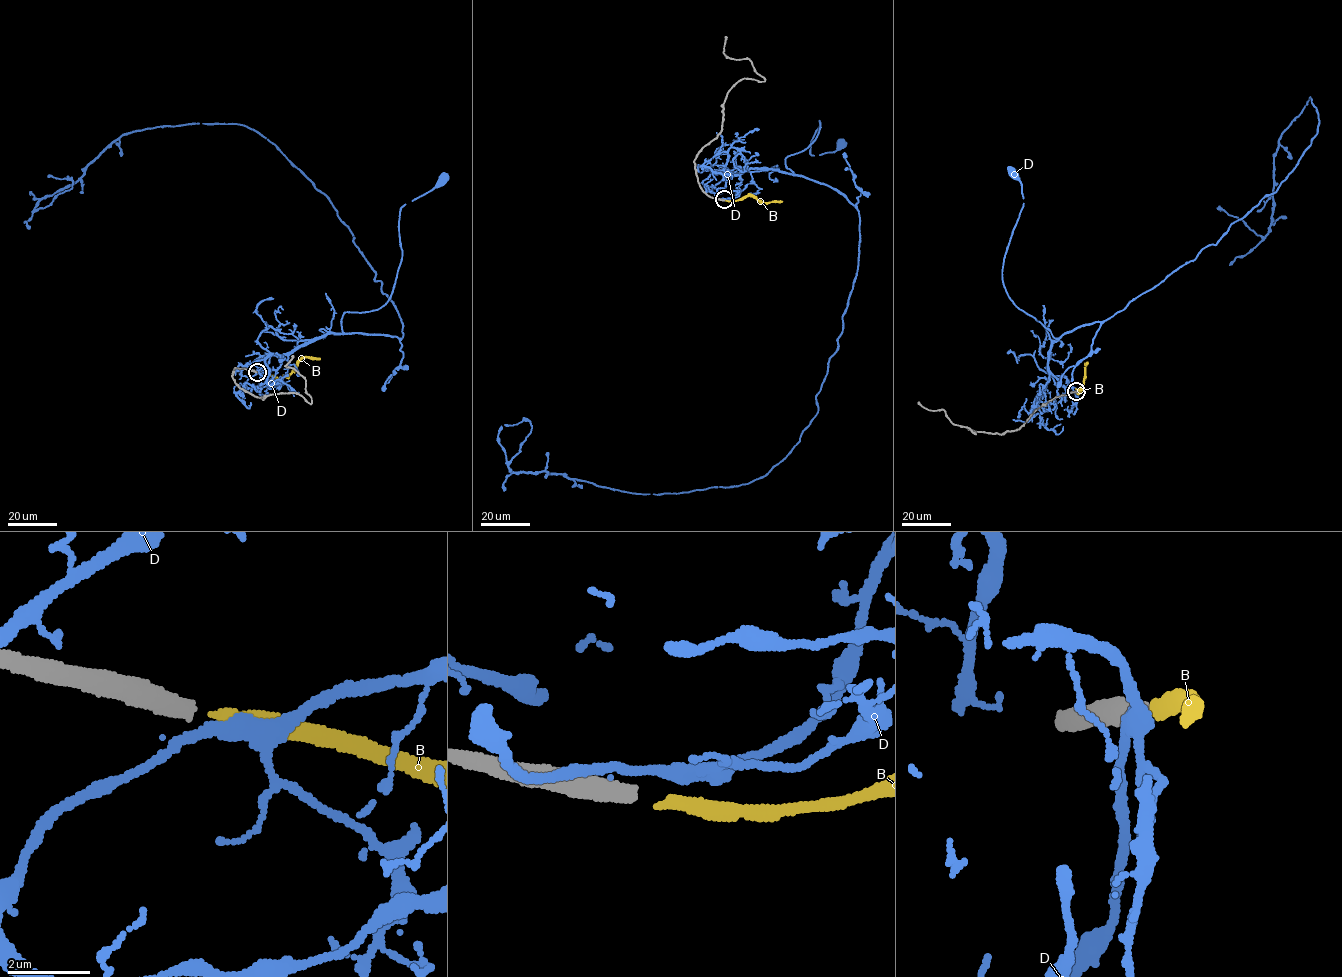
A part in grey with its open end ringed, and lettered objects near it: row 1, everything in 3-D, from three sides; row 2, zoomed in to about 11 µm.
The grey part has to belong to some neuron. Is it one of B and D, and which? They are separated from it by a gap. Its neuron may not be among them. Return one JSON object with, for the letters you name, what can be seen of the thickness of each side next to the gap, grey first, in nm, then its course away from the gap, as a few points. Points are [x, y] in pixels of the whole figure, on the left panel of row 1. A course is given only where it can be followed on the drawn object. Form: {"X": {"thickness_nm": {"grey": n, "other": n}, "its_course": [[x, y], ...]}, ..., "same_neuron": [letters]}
{"B": {"thickness_nm": {"grey": 440, "other": 340}, "its_course": [[258, 372], [286, 377], [302, 358], [320, 359]]}, "same_neuron": ["B"]}

